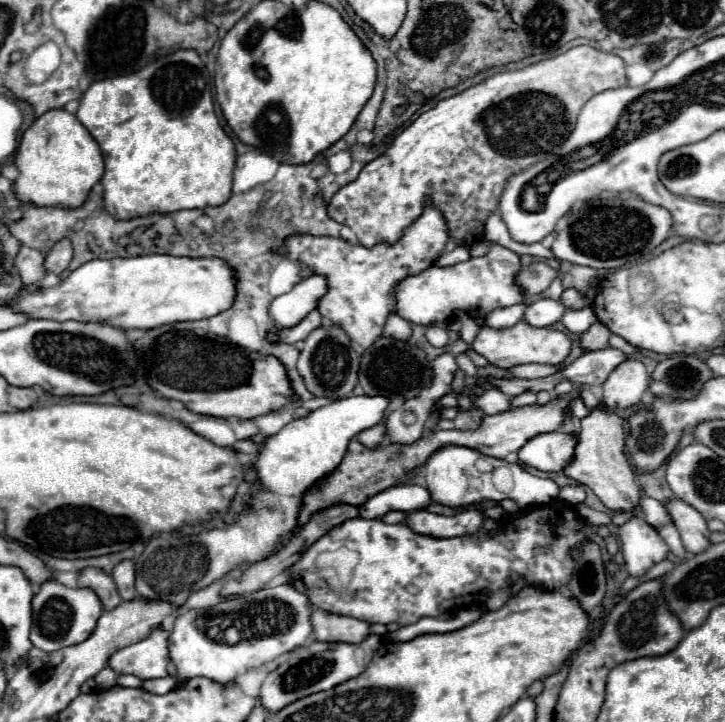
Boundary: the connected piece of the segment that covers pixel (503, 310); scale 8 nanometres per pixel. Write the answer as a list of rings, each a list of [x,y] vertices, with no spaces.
[[[518,303],[518,305],[510,305],[510,307],[498,307],[490,313],[486,313],[484,321],[486,325],[492,325],[496,329],[506,329],[506,327],[512,327],[516,325],[516,321],[520,321],[524,317],[524,311],[526,311],[528,303]]]

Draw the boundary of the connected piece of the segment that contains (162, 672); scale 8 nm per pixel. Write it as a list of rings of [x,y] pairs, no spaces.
[[[162,627],[154,629],[148,639],[116,651],[108,659],[108,667],[118,675],[136,675],[142,681],[166,677],[170,663],[168,635]]]

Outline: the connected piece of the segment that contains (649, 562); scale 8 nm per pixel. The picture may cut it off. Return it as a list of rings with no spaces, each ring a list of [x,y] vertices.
[[[638,515],[618,527],[618,537],[622,543],[624,567],[632,577],[642,577],[670,553],[660,533]]]

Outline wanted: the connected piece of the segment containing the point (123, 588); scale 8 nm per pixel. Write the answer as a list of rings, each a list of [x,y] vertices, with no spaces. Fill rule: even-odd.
[[[120,561],[114,571],[112,577],[116,581],[118,593],[124,601],[130,601],[132,597],[136,597],[136,587],[134,587],[134,563],[132,561]]]

